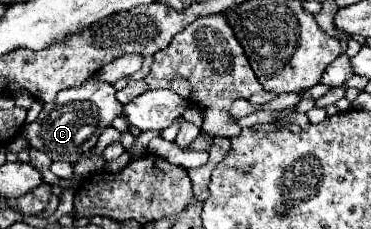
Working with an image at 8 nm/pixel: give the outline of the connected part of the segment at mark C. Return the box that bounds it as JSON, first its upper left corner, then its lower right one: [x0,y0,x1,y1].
[23,76,121,162]

